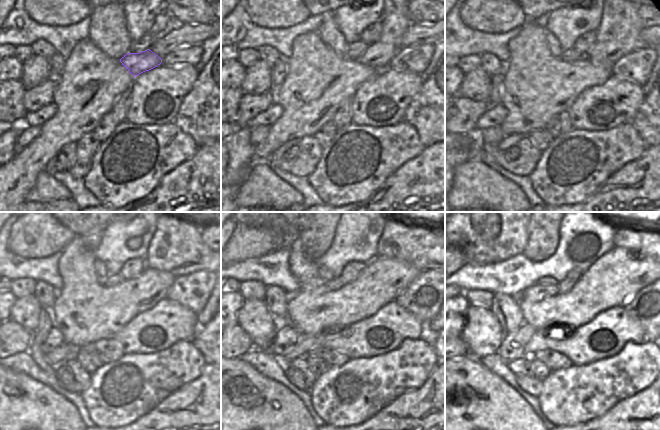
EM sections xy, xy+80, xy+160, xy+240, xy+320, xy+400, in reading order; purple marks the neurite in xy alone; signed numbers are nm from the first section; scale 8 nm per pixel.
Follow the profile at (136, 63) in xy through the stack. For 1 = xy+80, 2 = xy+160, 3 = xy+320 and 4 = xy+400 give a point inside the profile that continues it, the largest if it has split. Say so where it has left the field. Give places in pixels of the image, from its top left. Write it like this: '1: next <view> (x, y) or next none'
1: next xy+80 (395, 21)
2: next xy+160 (618, 34)
3: next xy+320 (421, 247)
4: next xy+400 (641, 241)

